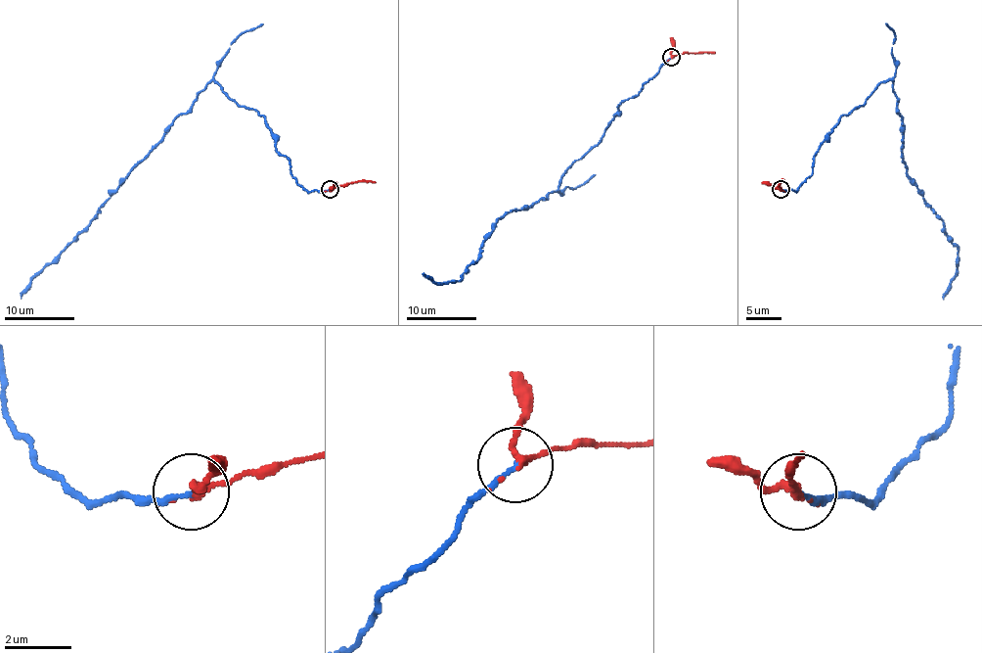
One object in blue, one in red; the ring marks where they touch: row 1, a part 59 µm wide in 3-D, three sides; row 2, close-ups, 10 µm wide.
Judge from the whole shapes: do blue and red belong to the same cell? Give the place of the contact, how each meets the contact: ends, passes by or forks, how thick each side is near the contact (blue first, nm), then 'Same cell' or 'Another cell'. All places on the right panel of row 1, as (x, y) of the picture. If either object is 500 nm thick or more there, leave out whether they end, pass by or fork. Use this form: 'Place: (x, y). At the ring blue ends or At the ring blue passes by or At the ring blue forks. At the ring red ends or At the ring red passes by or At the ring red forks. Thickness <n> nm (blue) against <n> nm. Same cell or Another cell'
Place: (781, 189). At the ring blue ends. At the ring red passes by. Thickness 140 nm (blue) against 190 nm. Same cell

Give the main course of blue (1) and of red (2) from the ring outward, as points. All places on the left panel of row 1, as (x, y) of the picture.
1: (330, 189), (307, 191), (296, 182), (264, 117), (241, 107), (212, 81), (22, 298)
2: (330, 189), (355, 182), (376, 182)

